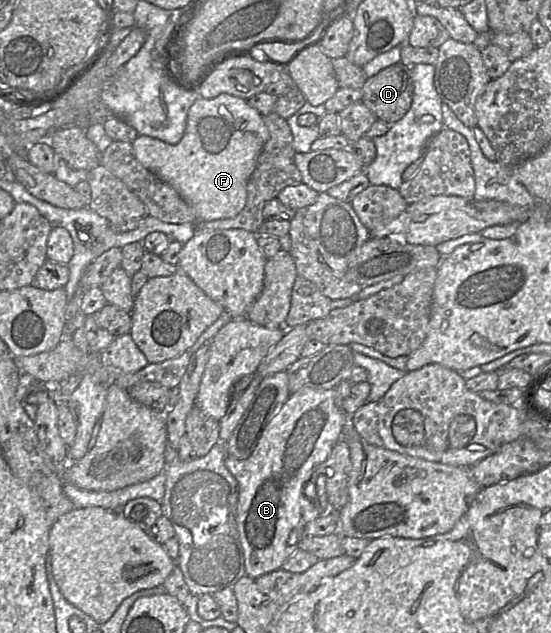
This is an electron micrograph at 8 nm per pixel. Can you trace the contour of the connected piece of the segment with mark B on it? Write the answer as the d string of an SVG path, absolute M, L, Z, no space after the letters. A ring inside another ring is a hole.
M302 389L285 401L281 409L266 426L255 450L246 460L237 460L228 455L225 460L227 469L239 485L237 507L237 526L244 553L245 572L252 578L278 570L283 563L299 550L299 543L306 537L304 527L322 515L314 510L314 501L304 495L304 488L314 483L316 500L319 501L316 484L317 468L331 454L334 445L341 439L342 429L347 416L335 403L336 391Z

